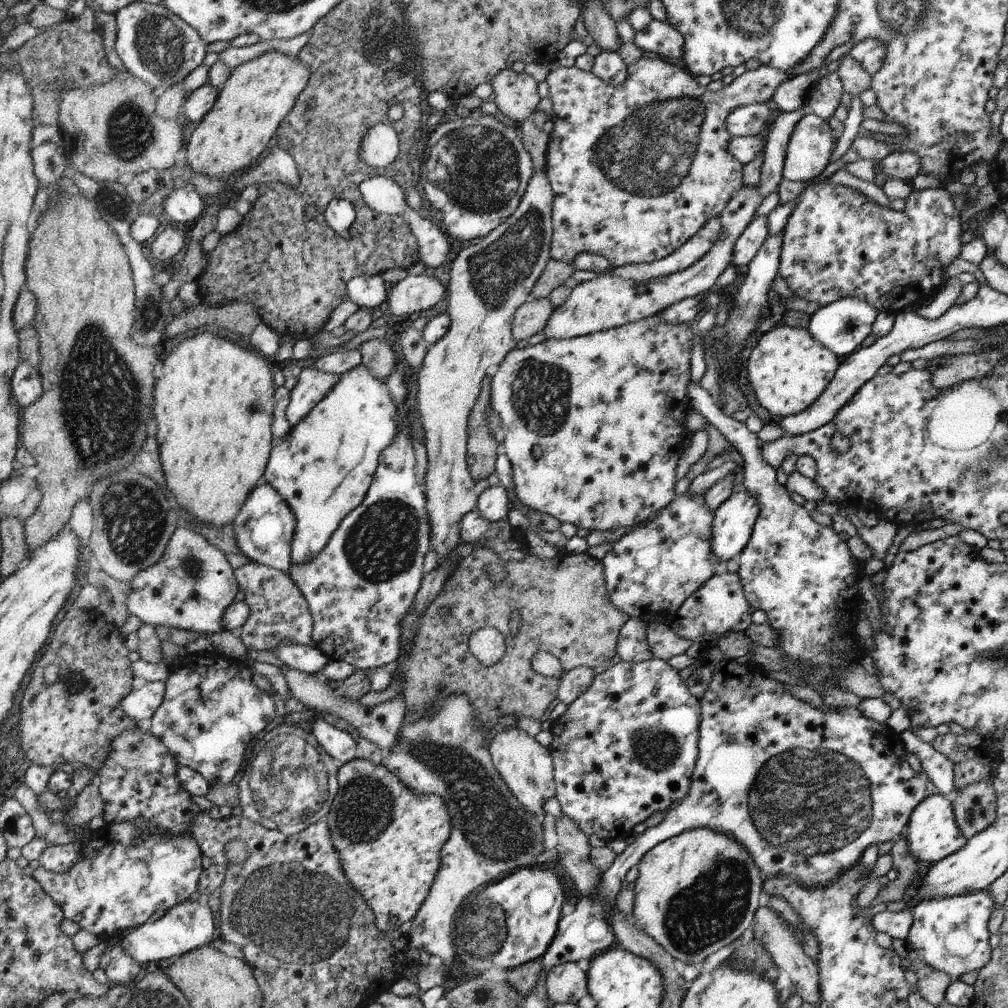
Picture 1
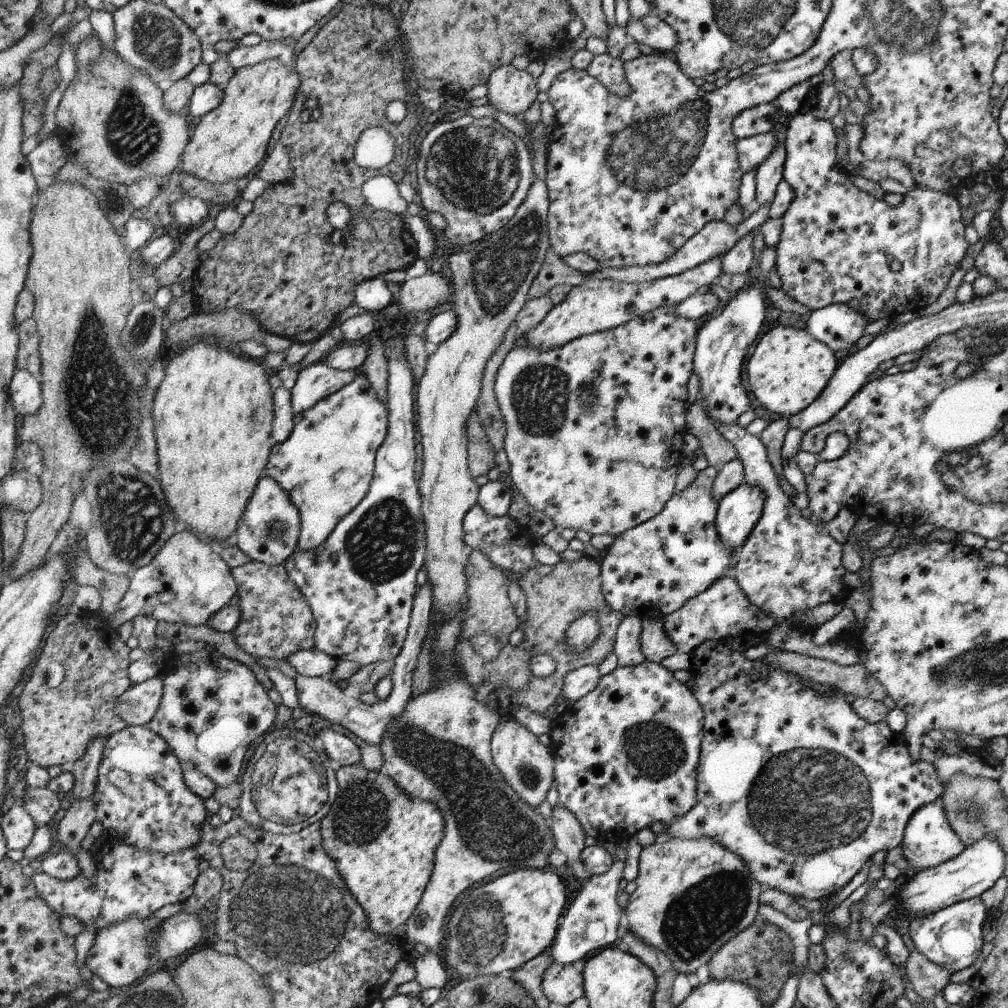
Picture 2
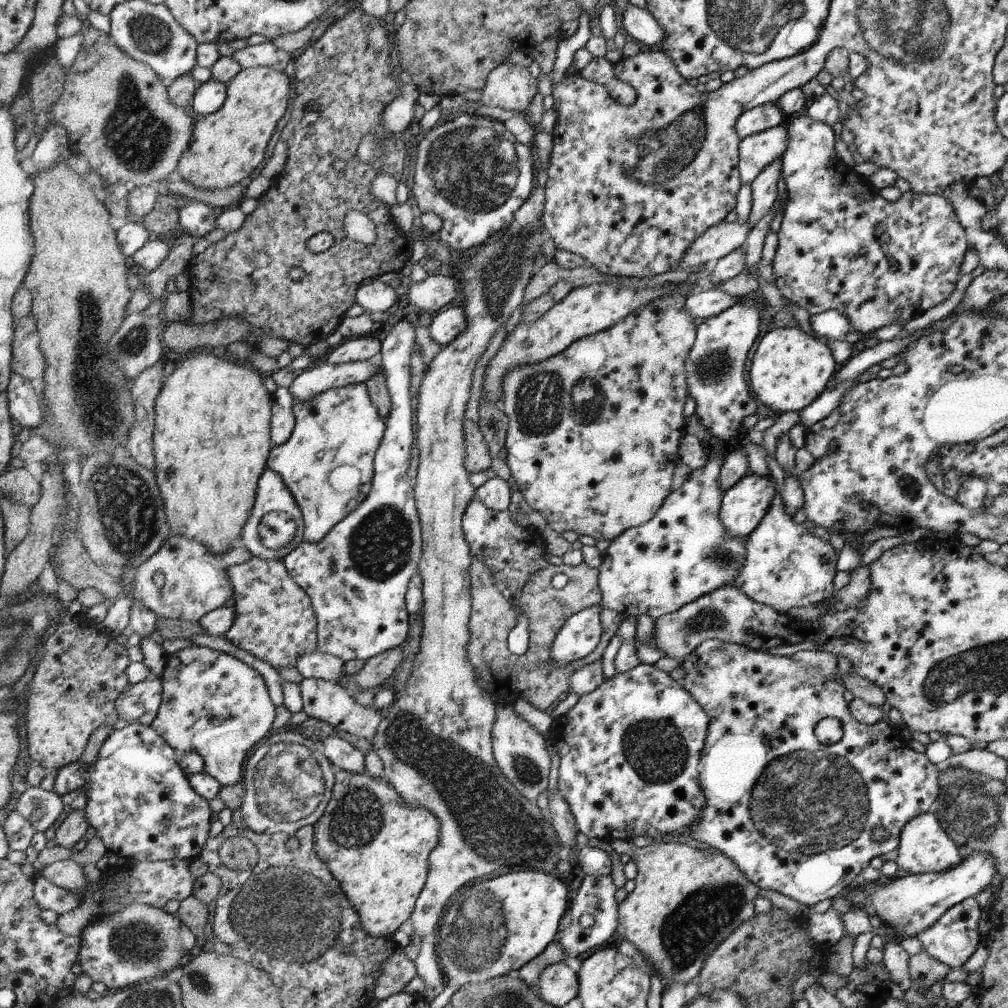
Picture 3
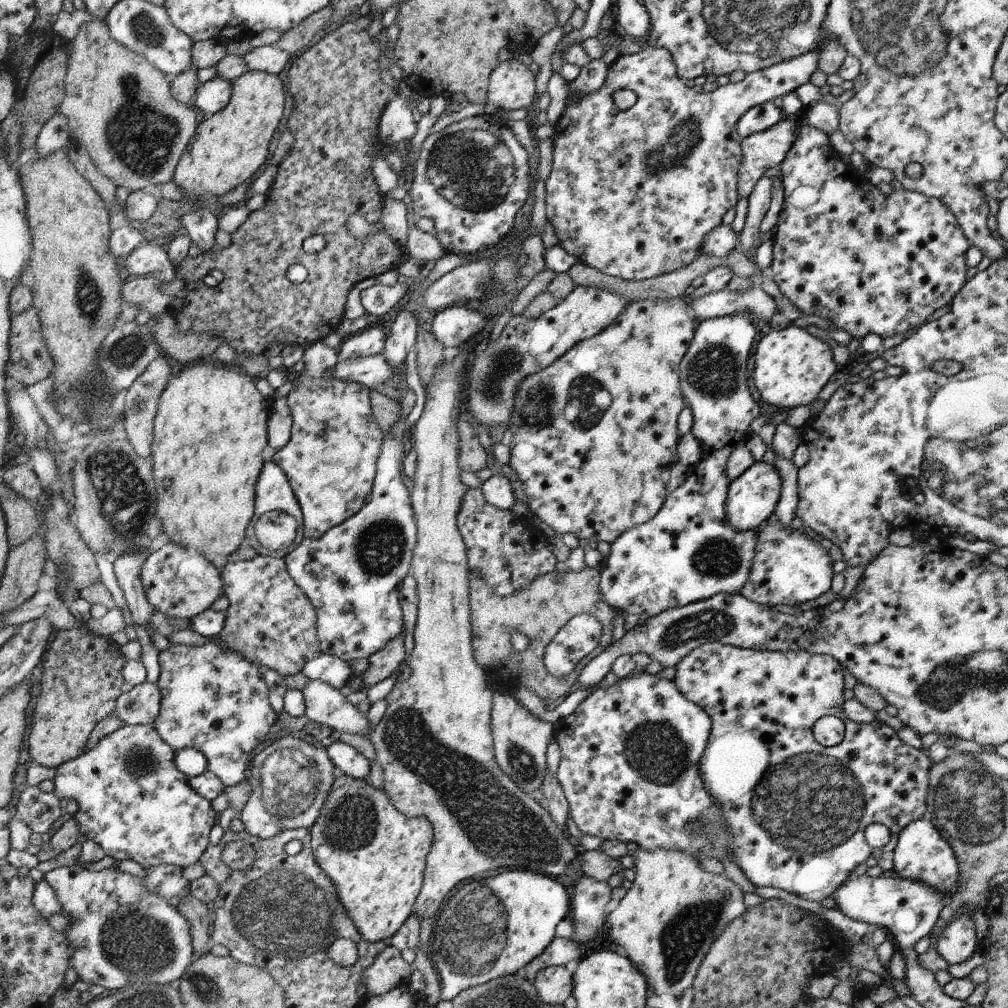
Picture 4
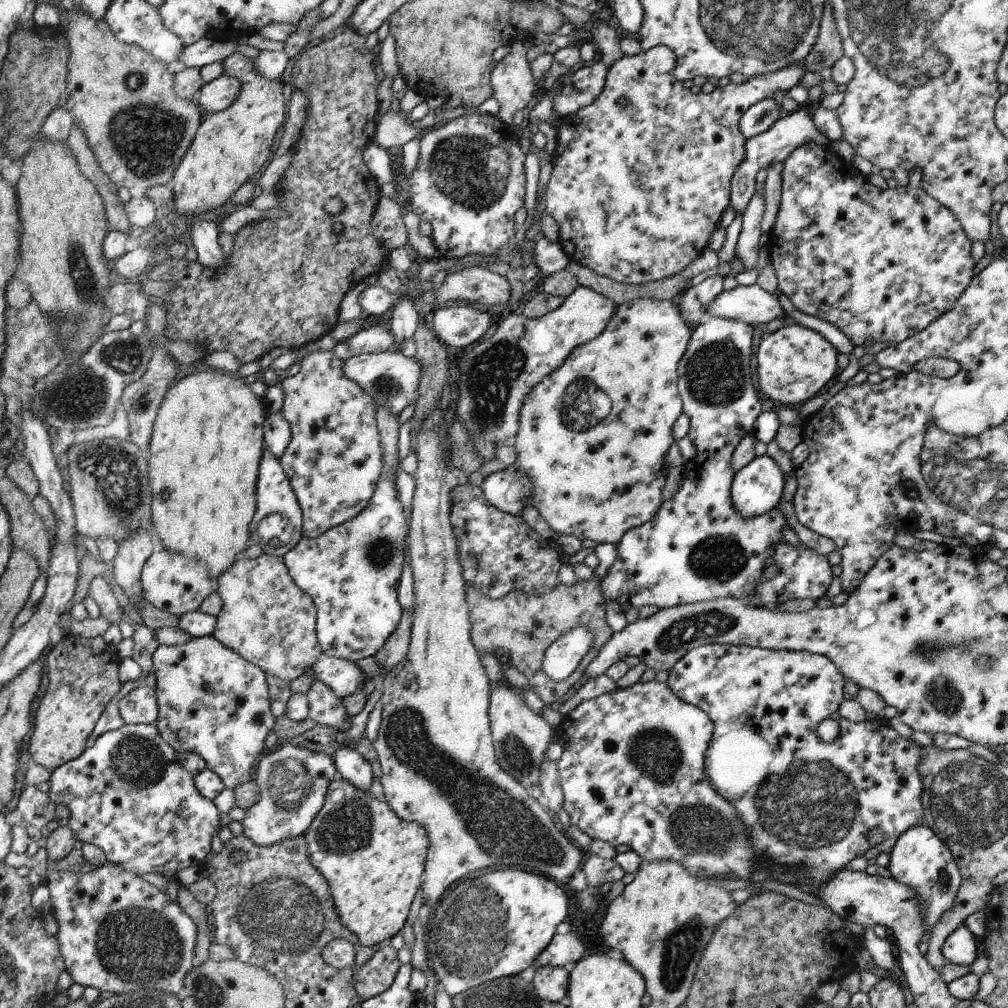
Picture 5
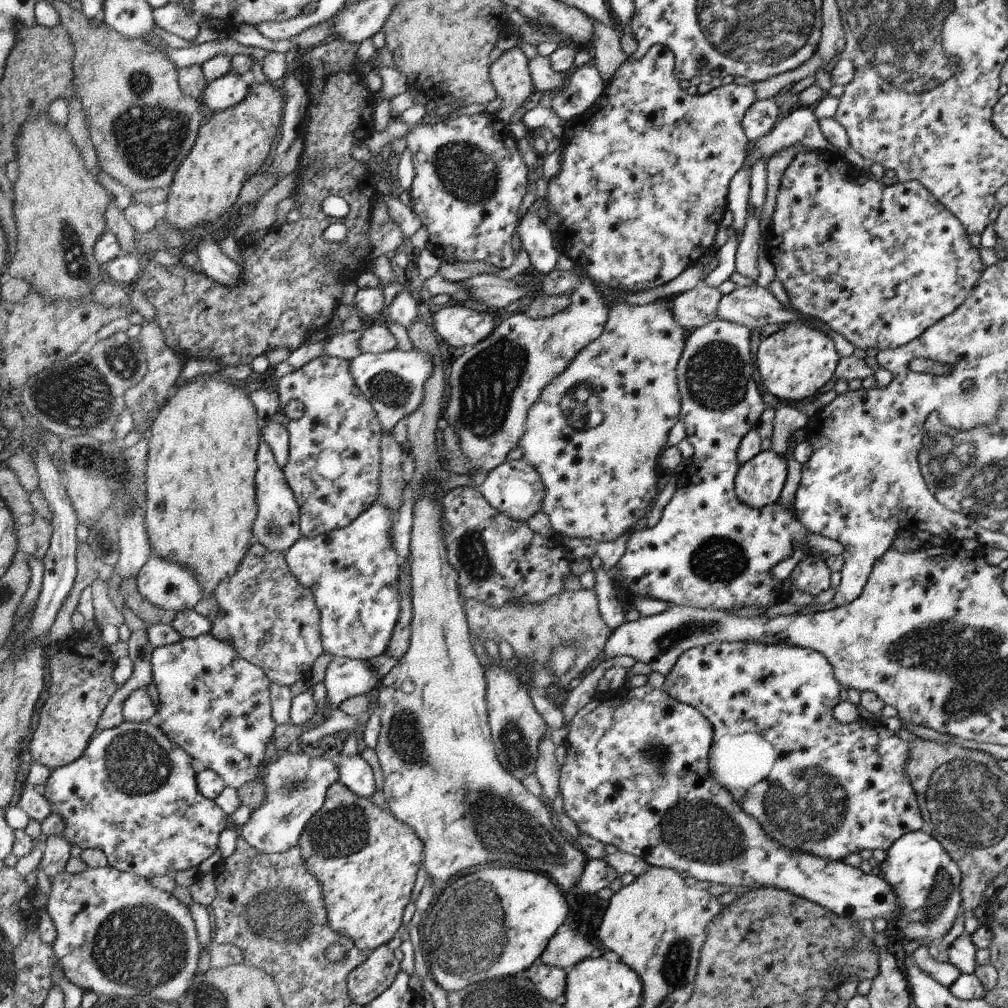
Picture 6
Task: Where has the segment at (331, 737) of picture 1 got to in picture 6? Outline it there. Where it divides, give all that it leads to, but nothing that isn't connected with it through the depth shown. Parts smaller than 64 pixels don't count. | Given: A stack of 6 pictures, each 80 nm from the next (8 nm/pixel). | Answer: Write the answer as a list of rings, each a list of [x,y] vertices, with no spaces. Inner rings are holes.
[[[358,754],[352,757],[339,756],[336,764],[339,768],[340,782],[347,785],[356,796],[371,800],[376,790],[370,765]]]

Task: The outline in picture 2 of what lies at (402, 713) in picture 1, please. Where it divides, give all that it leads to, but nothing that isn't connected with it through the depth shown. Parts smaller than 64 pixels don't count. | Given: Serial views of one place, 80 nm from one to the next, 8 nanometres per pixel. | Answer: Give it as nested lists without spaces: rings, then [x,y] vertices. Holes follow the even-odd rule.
[[[429,581],[421,588],[419,594],[416,595],[415,608],[412,611],[411,628],[408,631],[407,642],[403,644],[402,650],[398,656],[394,658],[394,666],[391,672],[393,687],[390,696],[387,696],[383,701],[374,702],[372,705],[367,705],[360,699],[346,696],[343,690],[336,685],[336,681],[331,678],[324,677],[305,677],[298,675],[295,680],[301,706],[306,713],[316,716],[322,716],[331,723],[340,724],[346,730],[350,730],[358,738],[362,738],[368,745],[378,745],[383,739],[383,734],[386,732],[387,726],[398,716],[404,709],[407,700],[411,698],[411,687],[413,684],[413,676],[417,667],[417,660],[430,630],[432,622],[432,589]]]

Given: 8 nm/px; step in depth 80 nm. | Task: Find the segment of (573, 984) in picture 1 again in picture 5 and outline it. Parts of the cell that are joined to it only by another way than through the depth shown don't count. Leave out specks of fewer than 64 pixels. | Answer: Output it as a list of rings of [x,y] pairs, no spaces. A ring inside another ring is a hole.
[[[537,966],[532,983],[539,997],[551,1003],[559,1003],[569,991],[568,972],[564,967]]]

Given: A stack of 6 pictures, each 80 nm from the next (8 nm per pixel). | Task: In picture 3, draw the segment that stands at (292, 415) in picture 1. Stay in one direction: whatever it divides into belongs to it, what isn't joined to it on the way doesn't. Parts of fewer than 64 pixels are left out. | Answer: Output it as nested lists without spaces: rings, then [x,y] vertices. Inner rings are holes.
[[[381,353],[363,361],[342,364],[322,362],[300,371],[288,390],[294,400],[306,402],[328,389],[342,388],[350,383],[365,383],[383,372]]]

